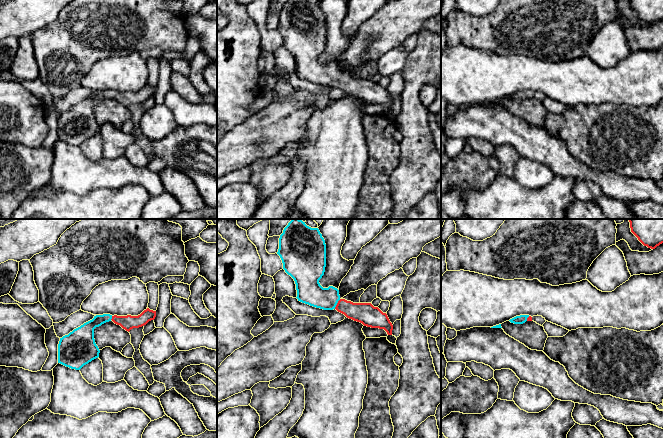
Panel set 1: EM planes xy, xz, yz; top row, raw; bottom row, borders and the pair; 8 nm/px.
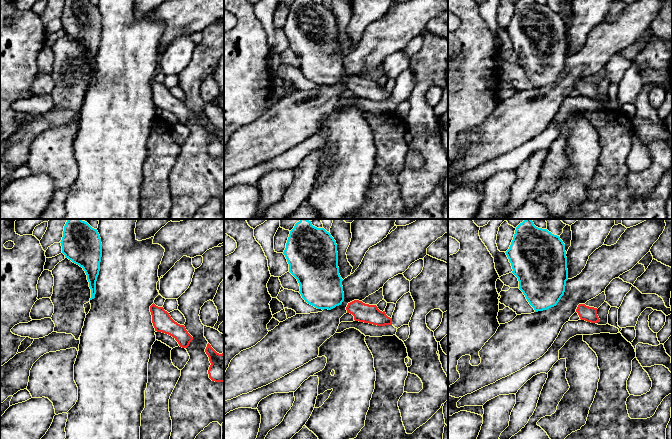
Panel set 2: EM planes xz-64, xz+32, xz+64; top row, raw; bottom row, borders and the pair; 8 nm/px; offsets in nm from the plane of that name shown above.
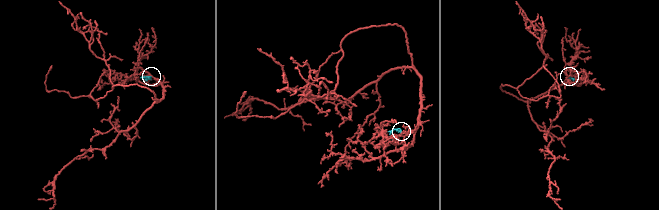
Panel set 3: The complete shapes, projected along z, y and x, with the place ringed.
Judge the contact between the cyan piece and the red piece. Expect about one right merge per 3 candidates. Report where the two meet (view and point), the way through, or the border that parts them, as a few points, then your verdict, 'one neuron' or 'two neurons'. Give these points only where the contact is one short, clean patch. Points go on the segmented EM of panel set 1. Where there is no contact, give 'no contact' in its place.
xz (336, 304) | across xz (309, 291), (336, 304), (353, 311), (365, 313) | one neuron

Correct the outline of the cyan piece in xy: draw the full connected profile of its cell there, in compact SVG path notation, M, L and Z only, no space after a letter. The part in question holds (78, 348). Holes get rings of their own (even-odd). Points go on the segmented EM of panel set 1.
M147 308L138 316L96 315L68 335L60 338L58 344L58 363L71 369L80 370L84 365L99 357L100 350L95 343L94 329L113 321L126 331L139 328L154 320L156 311Z

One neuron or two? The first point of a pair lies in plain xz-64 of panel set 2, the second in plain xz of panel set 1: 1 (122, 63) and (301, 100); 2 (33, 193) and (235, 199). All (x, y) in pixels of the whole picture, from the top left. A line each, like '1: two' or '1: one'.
1: two
2: one

